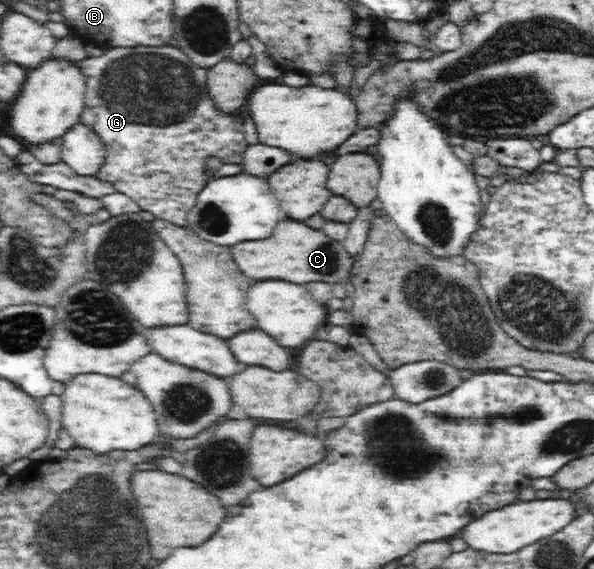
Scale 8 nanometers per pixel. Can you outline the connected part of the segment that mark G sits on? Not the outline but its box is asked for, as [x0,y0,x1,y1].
[74,48,246,226]

